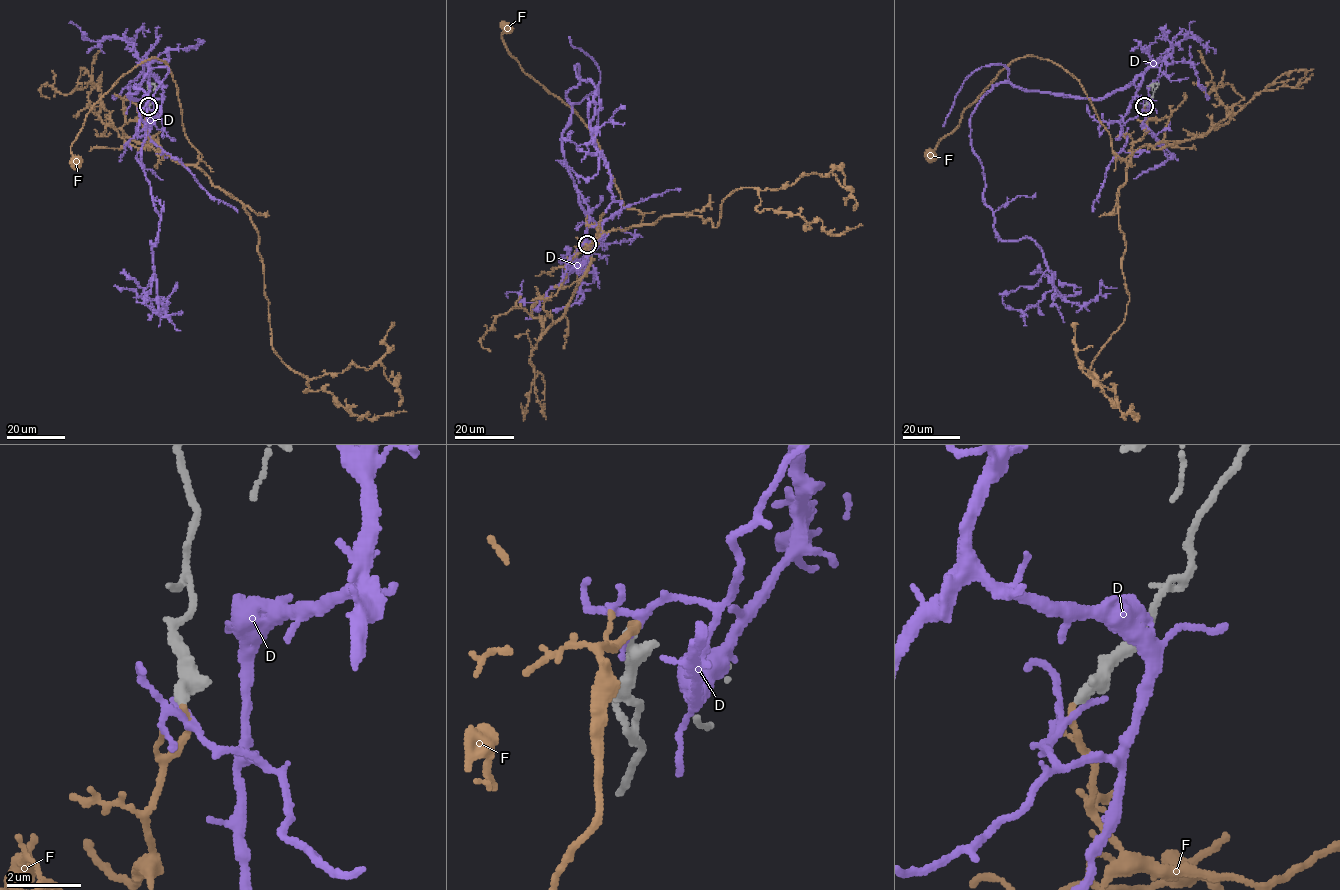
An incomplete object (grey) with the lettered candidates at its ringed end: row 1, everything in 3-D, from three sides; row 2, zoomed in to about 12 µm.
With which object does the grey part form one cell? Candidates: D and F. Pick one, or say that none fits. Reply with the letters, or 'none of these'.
F

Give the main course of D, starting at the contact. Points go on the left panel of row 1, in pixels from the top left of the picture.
D: (148, 106), (162, 94), (150, 75), (141, 100), (128, 95), (148, 98), (141, 162), (166, 310), (172, 291)

